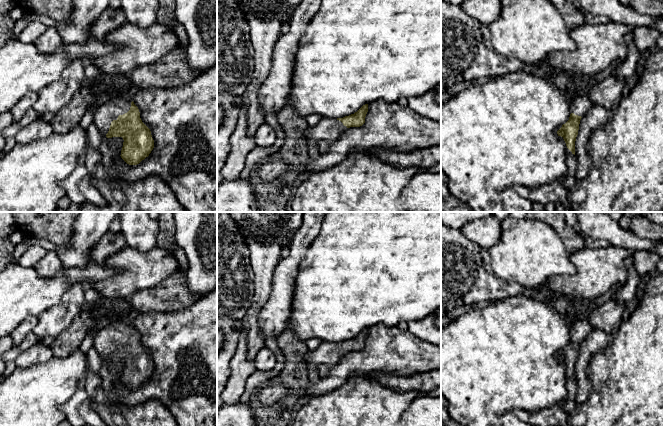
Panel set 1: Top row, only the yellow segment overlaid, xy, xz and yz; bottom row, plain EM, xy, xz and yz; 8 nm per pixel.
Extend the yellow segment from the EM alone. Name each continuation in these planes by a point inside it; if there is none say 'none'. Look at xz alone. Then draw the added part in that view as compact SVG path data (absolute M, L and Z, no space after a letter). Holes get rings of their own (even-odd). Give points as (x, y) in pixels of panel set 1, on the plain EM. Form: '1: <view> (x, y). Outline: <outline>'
1: xz (329, 354). Outline: M322 342L314 351L308 351L306 354L306 362L309 365L315 366L317 369L324 364L329 369L336 365L340 358L347 351L337 343Z

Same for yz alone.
1: yz (581, 329). Outline: M578 320L570 326L570 335L575 339L583 341L594 329L588 320Z

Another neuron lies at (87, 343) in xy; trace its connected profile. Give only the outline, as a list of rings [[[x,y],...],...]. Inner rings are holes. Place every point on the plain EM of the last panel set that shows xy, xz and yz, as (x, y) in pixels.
[[[89,332],[84,340],[82,341],[79,349],[87,355],[88,351],[93,347],[94,344],[94,334]]]

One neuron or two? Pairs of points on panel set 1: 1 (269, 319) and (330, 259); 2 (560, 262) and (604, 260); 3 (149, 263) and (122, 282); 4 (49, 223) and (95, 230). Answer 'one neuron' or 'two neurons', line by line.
1: two neurons
2: two neurons
3: one neuron
4: two neurons

